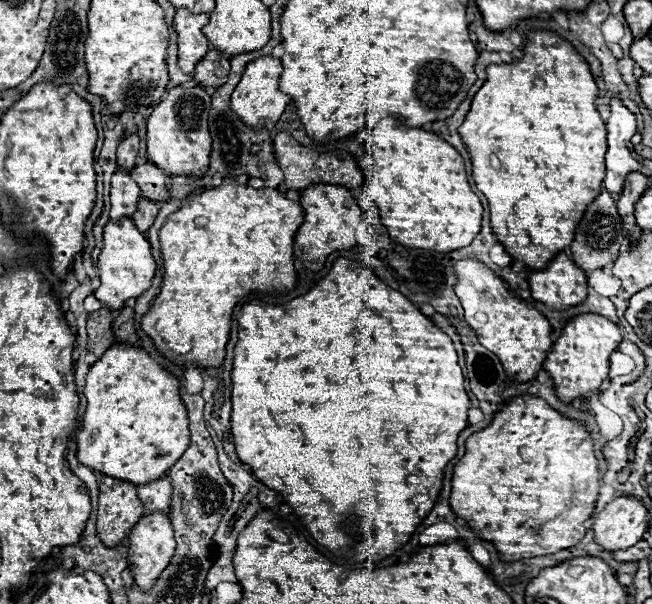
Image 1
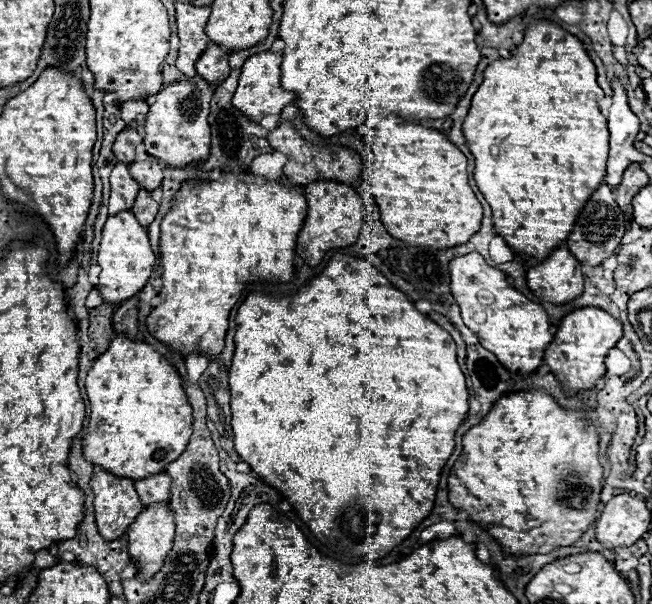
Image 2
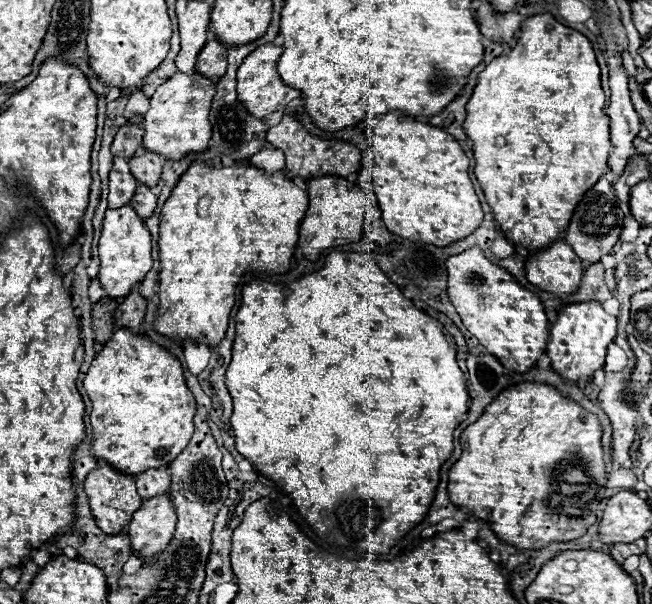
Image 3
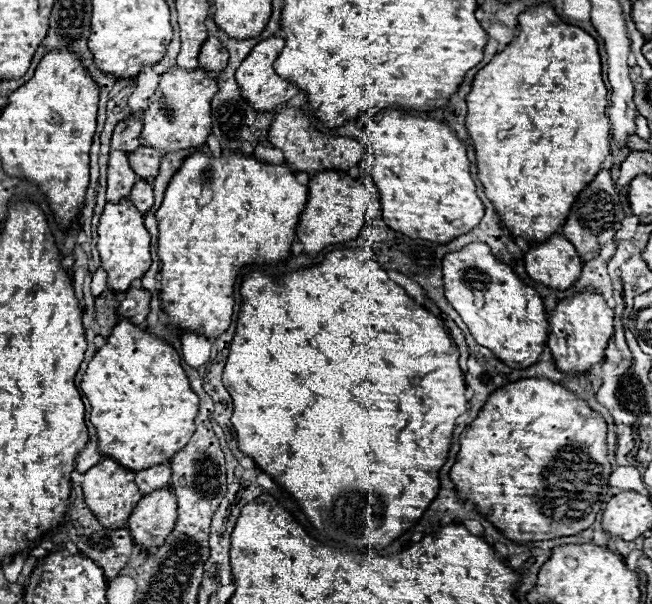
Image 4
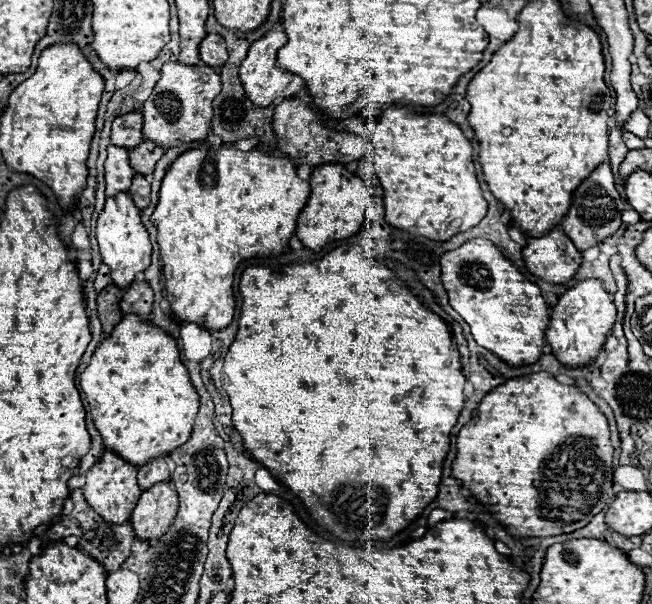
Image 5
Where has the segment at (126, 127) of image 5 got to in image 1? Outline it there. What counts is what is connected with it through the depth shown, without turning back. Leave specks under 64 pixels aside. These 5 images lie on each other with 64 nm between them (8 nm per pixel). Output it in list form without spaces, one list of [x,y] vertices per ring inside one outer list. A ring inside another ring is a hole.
[[[132,134],[132,136],[126,136],[122,138],[122,142],[118,144],[118,150],[116,150],[116,156],[118,156],[118,168],[120,170],[132,170],[136,166],[136,154],[138,154],[138,136]]]

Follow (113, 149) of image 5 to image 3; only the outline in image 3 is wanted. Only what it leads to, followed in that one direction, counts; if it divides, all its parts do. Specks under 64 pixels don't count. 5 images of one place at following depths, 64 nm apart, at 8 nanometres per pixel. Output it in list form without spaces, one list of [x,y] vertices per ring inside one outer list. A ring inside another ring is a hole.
[[[120,156],[114,158],[114,166],[110,172],[110,194],[108,194],[108,208],[118,208],[130,204],[134,192],[138,188],[138,180],[130,174],[128,162]]]

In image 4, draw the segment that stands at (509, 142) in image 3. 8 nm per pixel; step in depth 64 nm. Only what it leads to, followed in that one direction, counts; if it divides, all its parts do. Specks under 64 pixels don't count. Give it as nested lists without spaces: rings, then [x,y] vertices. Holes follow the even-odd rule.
[[[542,4],[536,8],[526,10],[524,14],[520,14],[518,18],[518,38],[508,44],[502,52],[498,52],[490,64],[486,64],[474,78],[472,90],[468,94],[468,116],[466,116],[466,128],[468,134],[474,142],[476,148],[476,166],[478,166],[478,178],[484,186],[486,196],[490,198],[490,202],[494,204],[498,216],[502,218],[504,226],[510,230],[512,236],[520,236],[524,238],[530,246],[532,244],[540,244],[546,242],[548,238],[552,238],[554,234],[558,234],[562,230],[562,224],[566,222],[570,208],[574,204],[574,198],[580,194],[580,190],[586,188],[586,182],[594,180],[594,174],[598,174],[598,170],[604,168],[604,162],[610,156],[610,122],[606,116],[606,108],[608,108],[608,92],[604,88],[602,82],[602,66],[600,66],[600,54],[598,54],[598,44],[596,40],[586,34],[584,30],[558,22],[560,18],[556,16],[554,8],[550,4]]]

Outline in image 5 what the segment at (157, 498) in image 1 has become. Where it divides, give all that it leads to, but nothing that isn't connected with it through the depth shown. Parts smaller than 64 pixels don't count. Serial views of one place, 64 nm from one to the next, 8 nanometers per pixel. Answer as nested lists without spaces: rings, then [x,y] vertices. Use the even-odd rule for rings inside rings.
[[[164,458],[152,460],[146,466],[138,468],[138,484],[142,490],[148,490],[158,482],[168,482],[168,480],[170,480],[170,470],[168,470]]]

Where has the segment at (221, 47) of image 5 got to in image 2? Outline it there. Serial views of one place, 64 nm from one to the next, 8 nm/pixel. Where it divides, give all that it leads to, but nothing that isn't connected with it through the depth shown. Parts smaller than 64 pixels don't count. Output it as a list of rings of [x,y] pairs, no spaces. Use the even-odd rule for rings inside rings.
[[[208,46],[208,50],[204,50],[200,60],[196,62],[196,72],[210,84],[224,82],[230,74],[228,54],[220,46]]]

